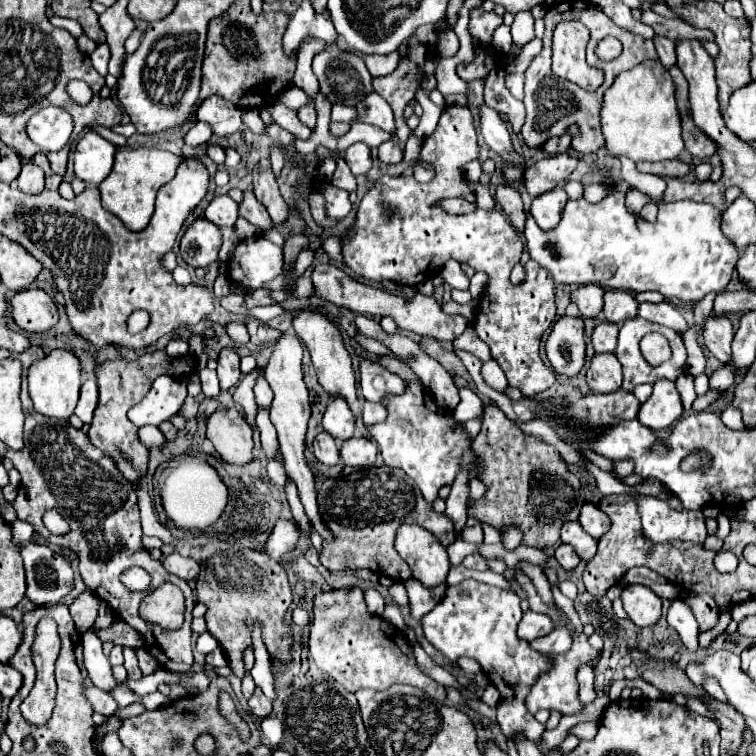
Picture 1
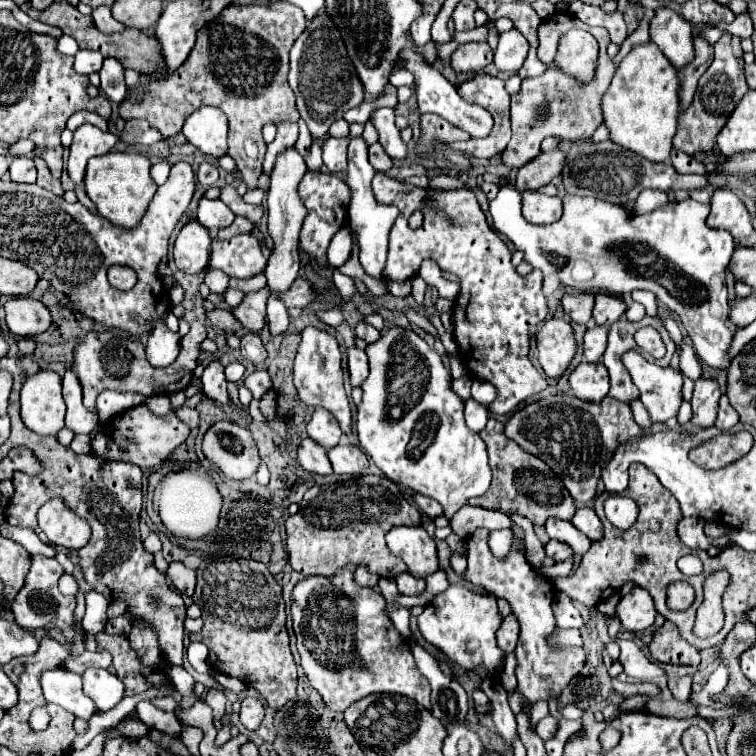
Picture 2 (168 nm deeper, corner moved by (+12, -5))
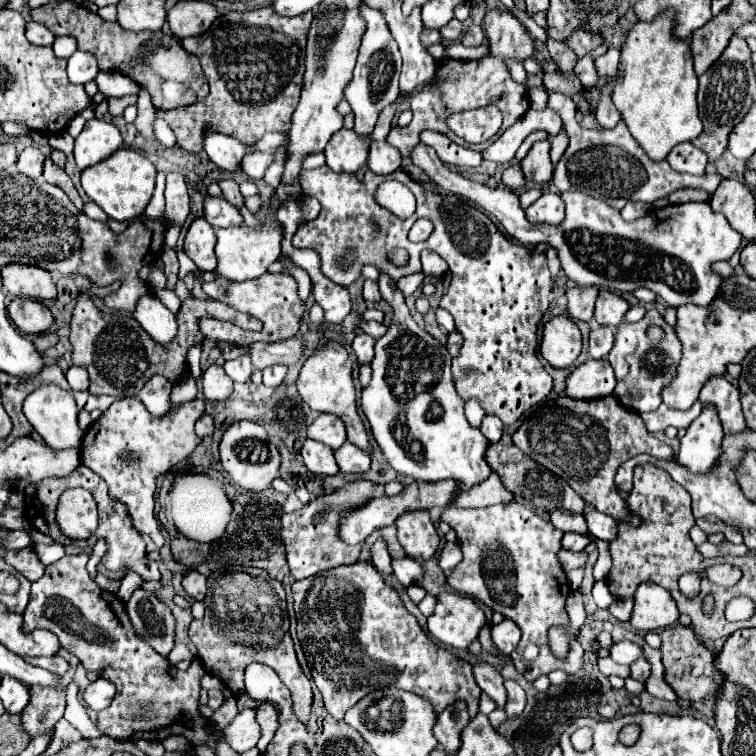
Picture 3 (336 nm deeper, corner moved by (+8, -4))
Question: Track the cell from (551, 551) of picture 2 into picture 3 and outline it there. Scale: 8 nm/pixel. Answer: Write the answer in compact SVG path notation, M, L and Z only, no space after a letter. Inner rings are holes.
M576 532L564 534L564 540L562 540L562 546L566 550L572 550L572 552L582 552L588 544L590 544L590 536L588 534L576 534Z

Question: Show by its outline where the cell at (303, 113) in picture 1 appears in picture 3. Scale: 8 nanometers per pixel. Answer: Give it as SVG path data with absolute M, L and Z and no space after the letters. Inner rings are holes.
M366 280L364 282L364 292L362 292L364 300L366 302L380 302L382 296L380 296L380 290L378 290L378 284L374 284L372 280Z

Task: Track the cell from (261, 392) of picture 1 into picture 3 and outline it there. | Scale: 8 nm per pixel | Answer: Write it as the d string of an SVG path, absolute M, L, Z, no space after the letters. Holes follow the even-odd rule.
M268 366L262 372L264 372L264 384L270 386L270 388L276 388L284 380L288 368L286 366Z

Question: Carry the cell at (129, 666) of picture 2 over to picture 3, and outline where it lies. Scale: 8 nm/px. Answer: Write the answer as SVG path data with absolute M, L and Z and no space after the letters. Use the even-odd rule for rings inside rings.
M86 554L60 558L46 566L46 572L38 582L32 582L30 602L24 612L24 632L32 632L36 628L52 630L60 638L62 648L78 656L80 664L88 672L98 672L100 678L106 678L116 686L112 704L98 712L96 726L102 734L122 742L164 740L170 734L194 730L192 726L196 724L210 736L198 736L198 740L196 736L190 736L190 740L194 738L192 744L206 744L216 752L216 742L222 734L198 710L200 678L206 672L202 662L194 660L190 670L180 671L166 658L156 654L152 646L134 632L128 614L124 614L120 622L110 602L104 598L104 590L88 574ZM132 702L152 702L156 706L156 714L152 714L152 718L144 718L142 726L136 726L132 718L128 718L128 706L132 706Z

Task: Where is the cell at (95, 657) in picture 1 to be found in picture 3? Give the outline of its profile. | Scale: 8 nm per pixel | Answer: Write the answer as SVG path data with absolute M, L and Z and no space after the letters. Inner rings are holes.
M98 678L96 682L92 682L84 690L82 698L84 698L84 702L86 702L88 708L100 712L100 710L104 710L112 702L112 698L114 698L114 686L112 686L112 682Z

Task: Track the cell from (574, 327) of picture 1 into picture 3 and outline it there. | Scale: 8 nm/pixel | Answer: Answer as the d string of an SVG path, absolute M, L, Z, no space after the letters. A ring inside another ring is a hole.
M556 316L544 324L544 342L540 354L552 368L568 368L582 350L582 336L578 326L568 316Z

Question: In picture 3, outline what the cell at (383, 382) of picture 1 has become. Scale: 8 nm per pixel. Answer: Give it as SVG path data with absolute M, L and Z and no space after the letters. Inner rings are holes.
M356 334L354 342L352 342L352 348L354 348L360 364L370 362L374 358L374 342L376 340L370 334Z

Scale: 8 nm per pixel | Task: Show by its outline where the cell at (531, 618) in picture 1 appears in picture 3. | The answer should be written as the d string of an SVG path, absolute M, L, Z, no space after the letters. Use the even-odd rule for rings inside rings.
M508 618L502 620L500 624L492 626L492 640L502 654L510 654L518 646L520 636L522 636L520 628L516 626L516 622L512 622Z

